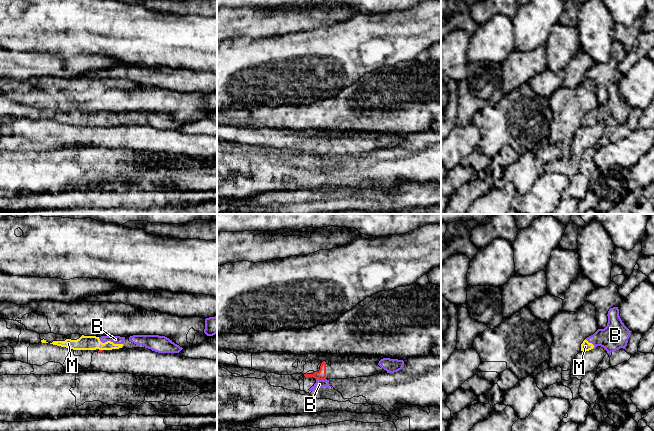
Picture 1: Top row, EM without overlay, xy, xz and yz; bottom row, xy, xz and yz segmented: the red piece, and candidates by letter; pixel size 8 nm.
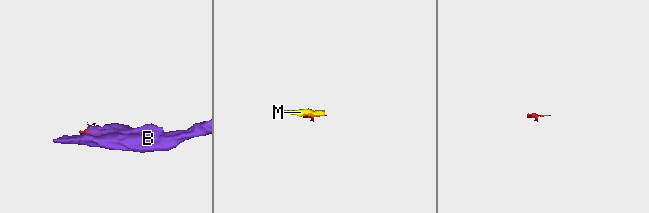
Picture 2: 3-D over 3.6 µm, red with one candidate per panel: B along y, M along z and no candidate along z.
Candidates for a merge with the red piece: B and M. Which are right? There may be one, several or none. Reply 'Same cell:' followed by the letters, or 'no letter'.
Same cell: no letter

